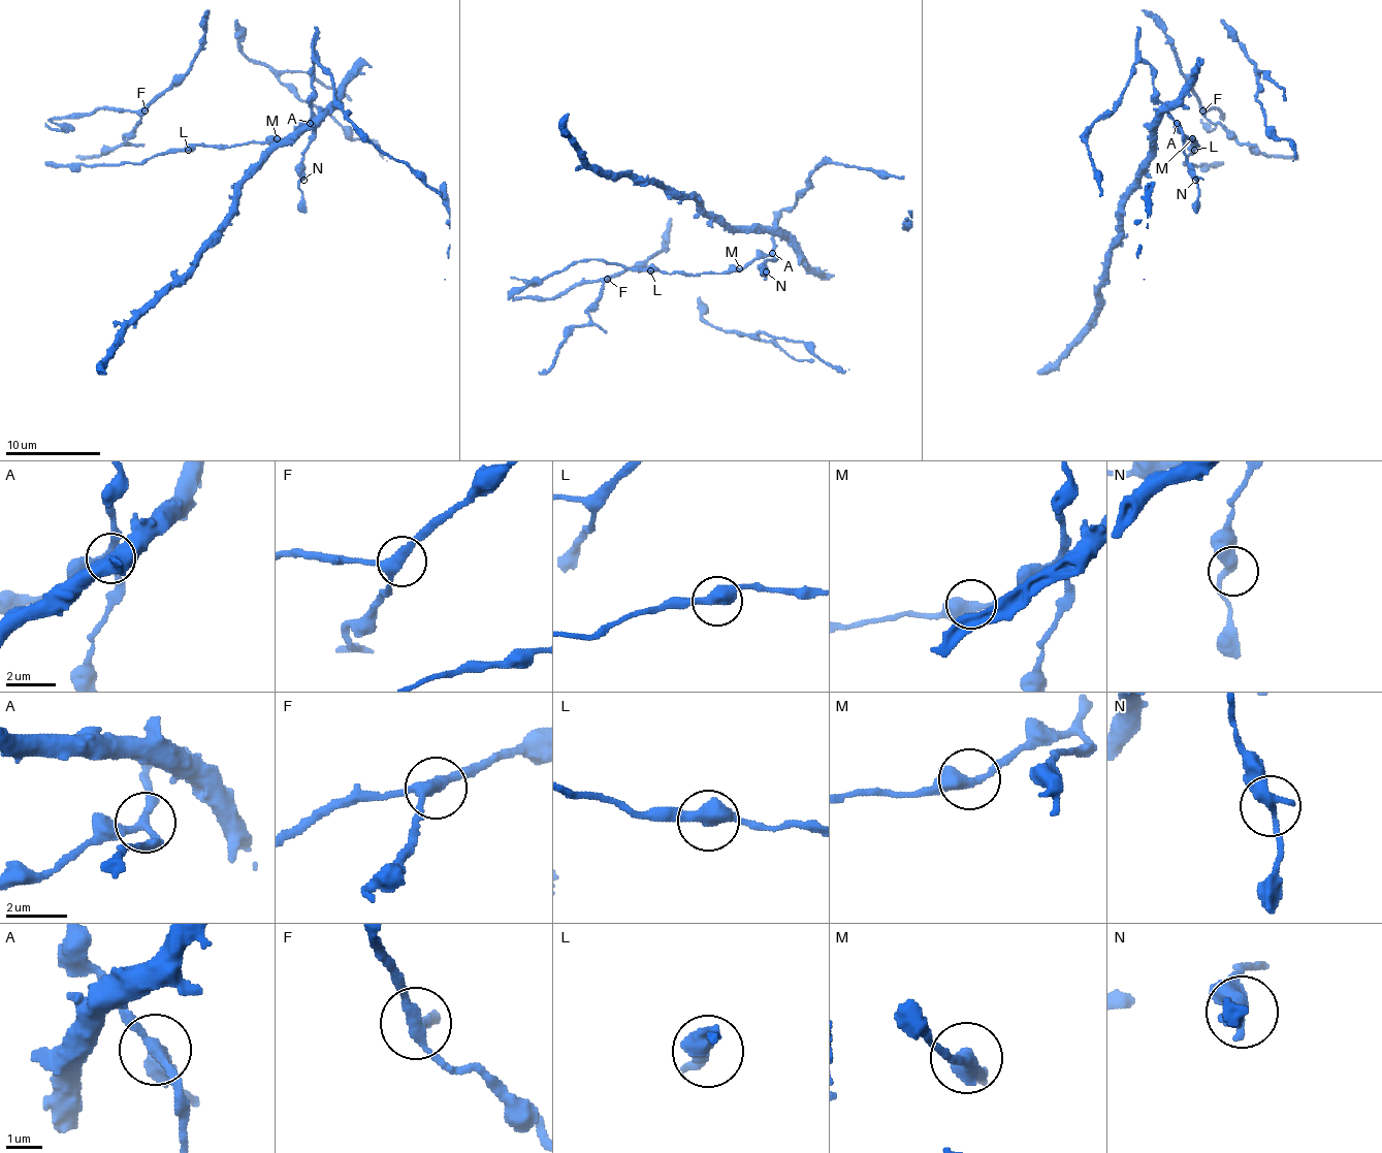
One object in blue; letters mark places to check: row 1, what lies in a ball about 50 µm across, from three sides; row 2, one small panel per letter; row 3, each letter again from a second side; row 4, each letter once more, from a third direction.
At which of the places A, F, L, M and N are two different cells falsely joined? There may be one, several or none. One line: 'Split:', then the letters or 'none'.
Split: none

